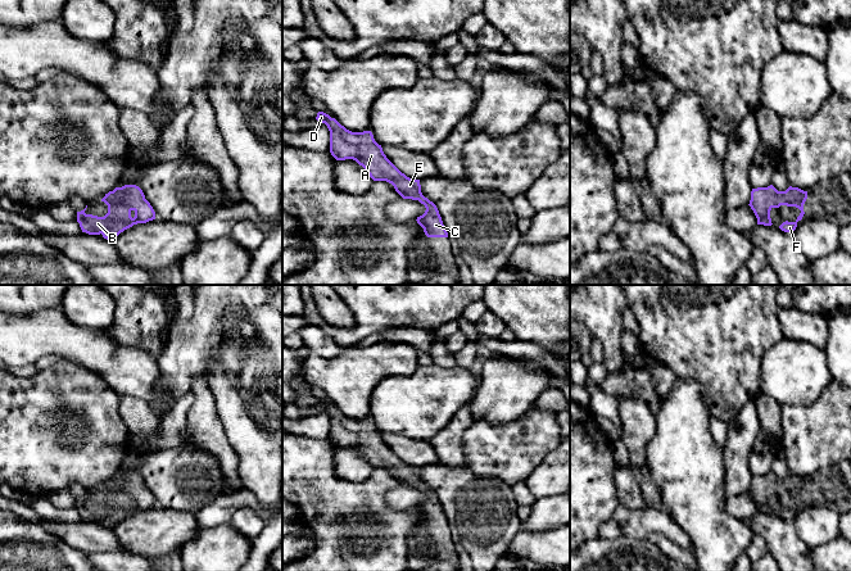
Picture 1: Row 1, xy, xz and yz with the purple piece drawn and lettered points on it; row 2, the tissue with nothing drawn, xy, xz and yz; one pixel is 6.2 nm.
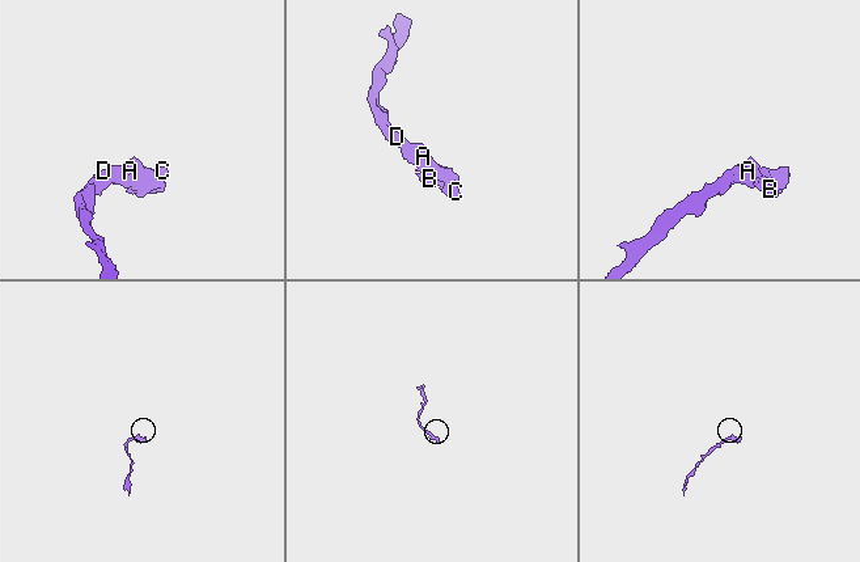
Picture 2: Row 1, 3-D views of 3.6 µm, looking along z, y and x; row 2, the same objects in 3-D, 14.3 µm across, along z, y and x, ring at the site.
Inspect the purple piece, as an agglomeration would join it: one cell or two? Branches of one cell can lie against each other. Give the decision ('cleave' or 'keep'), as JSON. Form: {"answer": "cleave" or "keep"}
{"answer": "keep"}

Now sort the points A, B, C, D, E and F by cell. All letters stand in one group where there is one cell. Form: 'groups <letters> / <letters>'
groups A B C D E F

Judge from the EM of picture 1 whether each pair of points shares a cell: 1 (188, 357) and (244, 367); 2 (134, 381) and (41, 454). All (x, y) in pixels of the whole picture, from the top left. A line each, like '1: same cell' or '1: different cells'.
1: different cells
2: different cells

